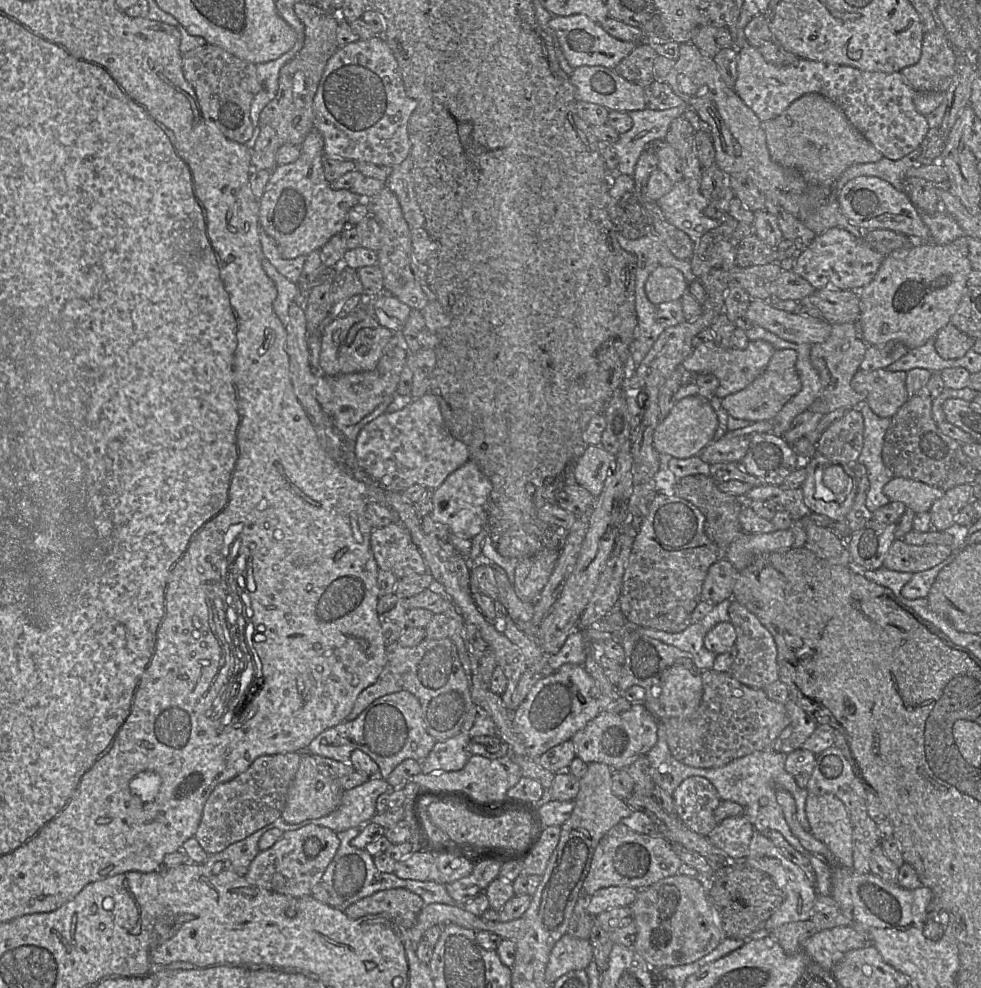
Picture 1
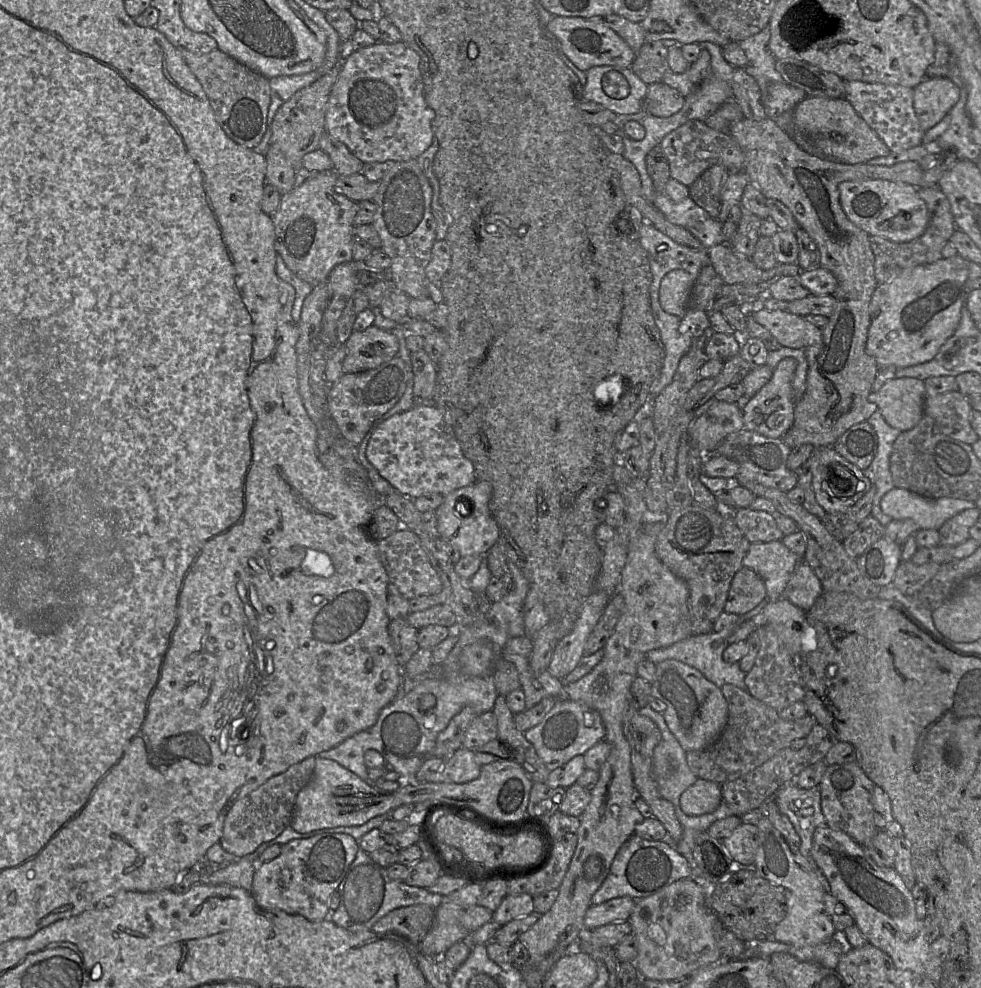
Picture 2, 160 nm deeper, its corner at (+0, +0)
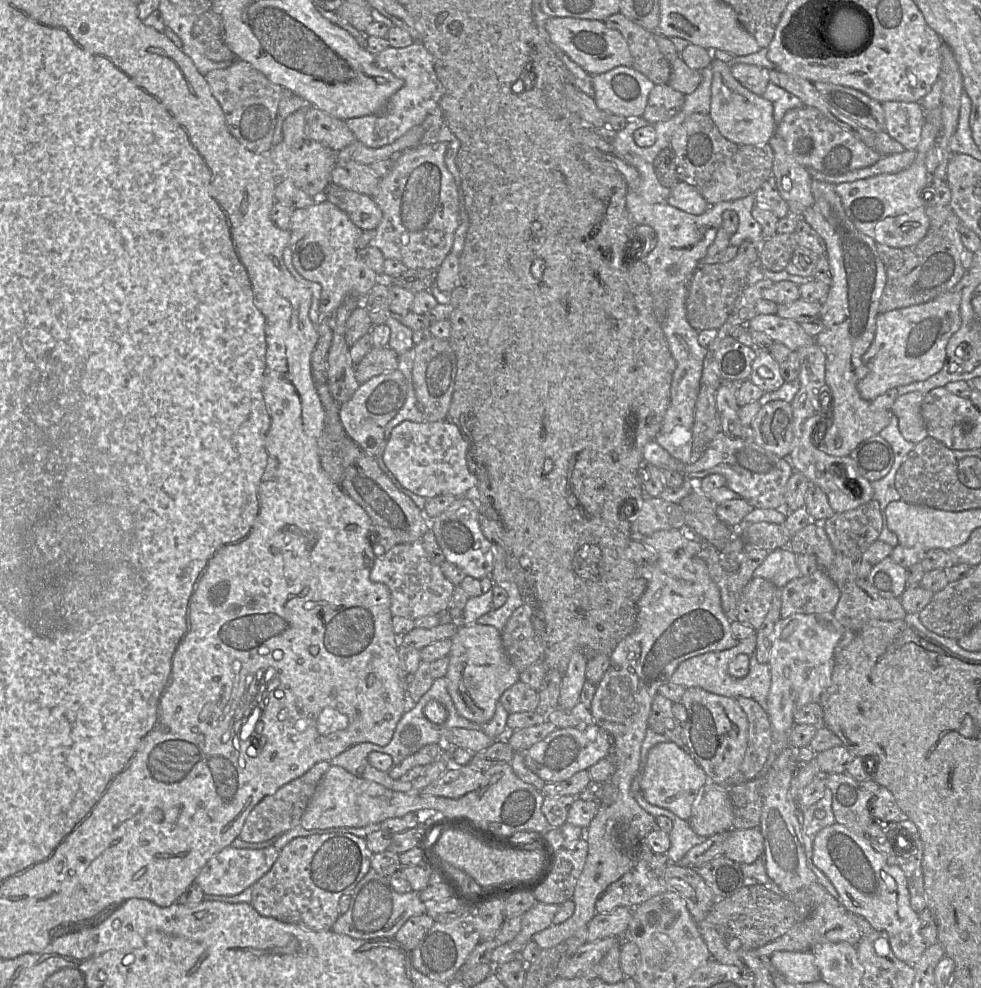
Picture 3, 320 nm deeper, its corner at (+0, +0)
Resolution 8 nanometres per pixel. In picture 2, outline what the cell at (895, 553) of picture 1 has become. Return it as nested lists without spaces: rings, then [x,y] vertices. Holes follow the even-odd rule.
[[[912,560],[901,561],[896,570],[893,585],[904,595],[916,596],[936,575],[940,566],[937,563],[916,565]]]

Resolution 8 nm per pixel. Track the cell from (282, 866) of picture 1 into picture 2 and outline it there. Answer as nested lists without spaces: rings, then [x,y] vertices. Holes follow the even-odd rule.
[[[319,833],[308,838],[292,839],[281,845],[281,852],[276,858],[257,863],[250,892],[263,909],[279,909],[289,914],[302,915],[311,921],[329,918],[328,898],[345,879],[359,849],[358,840],[345,833]]]

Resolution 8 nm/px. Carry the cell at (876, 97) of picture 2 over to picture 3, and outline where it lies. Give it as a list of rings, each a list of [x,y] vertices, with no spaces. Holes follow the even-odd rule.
[[[882,102],[886,132],[906,150],[916,150],[924,125],[924,111],[919,102]]]

